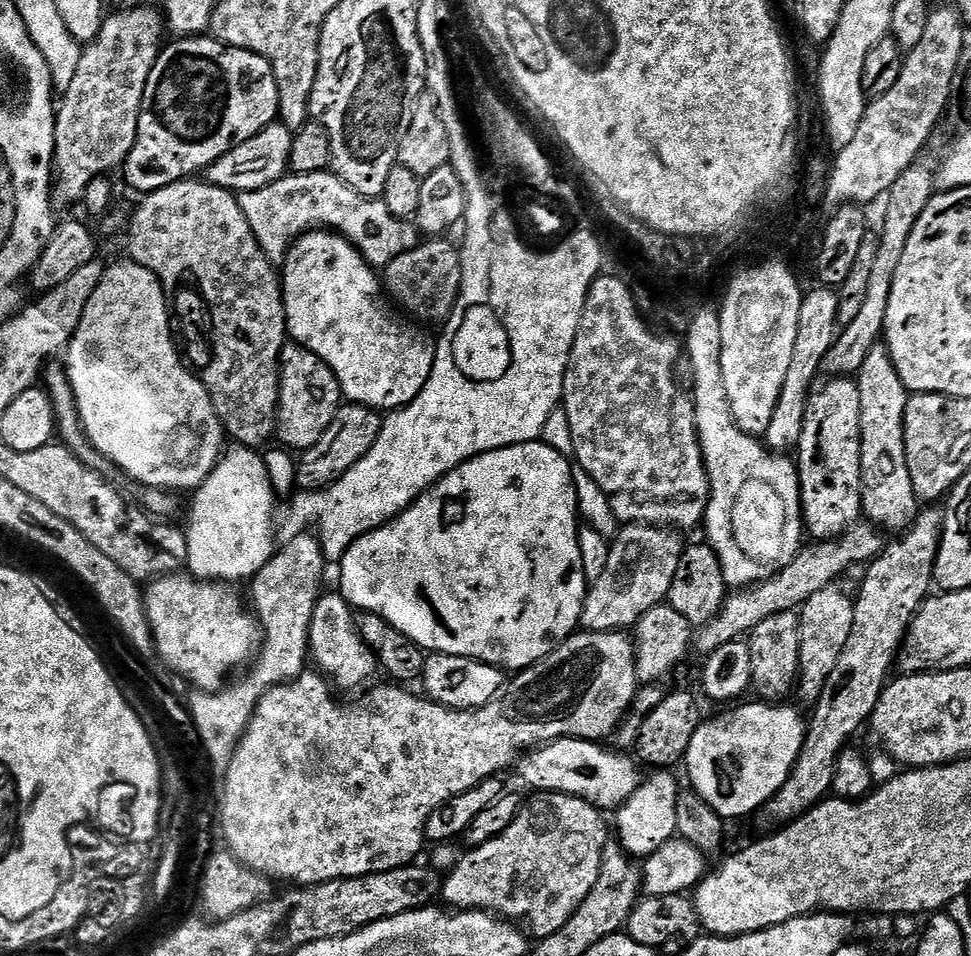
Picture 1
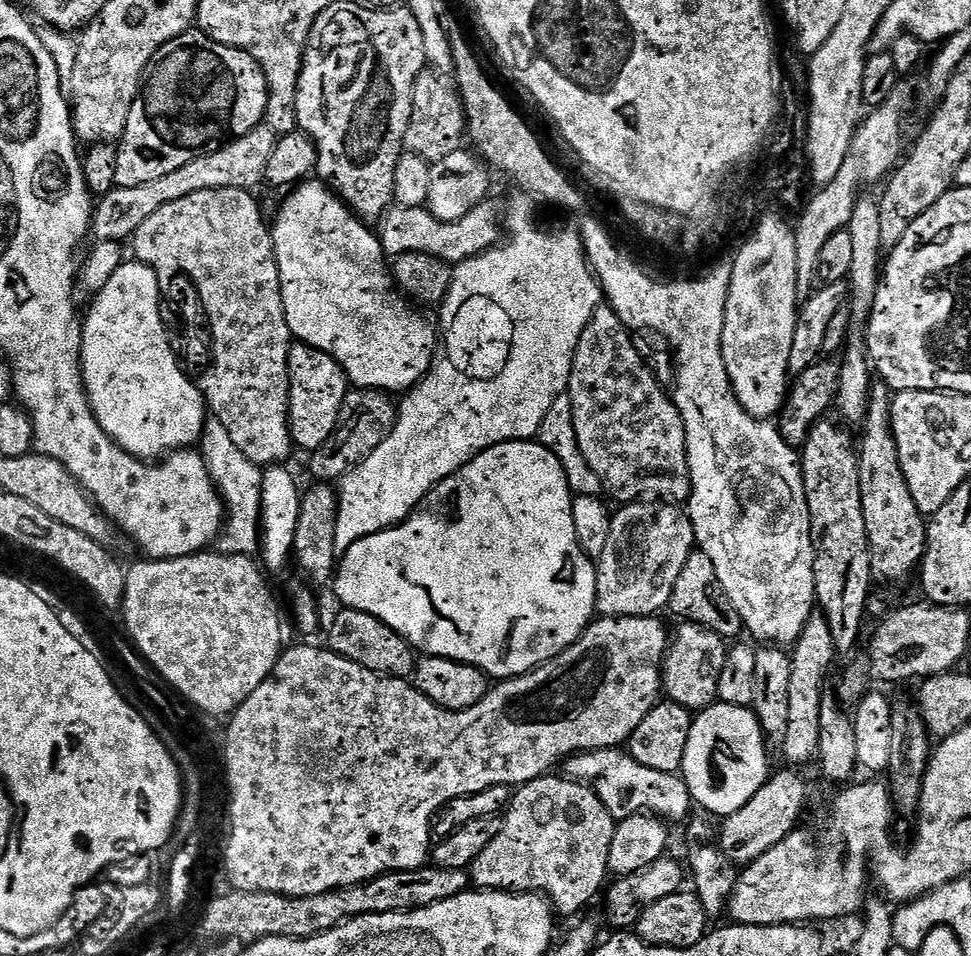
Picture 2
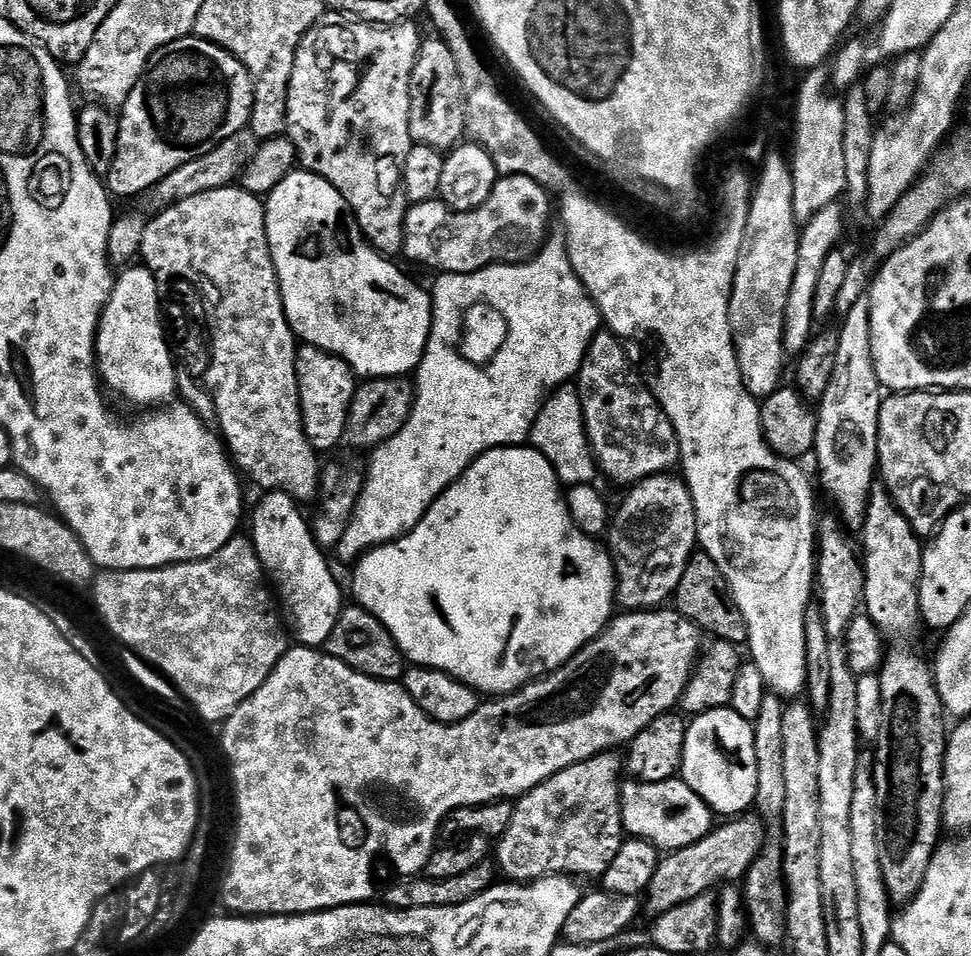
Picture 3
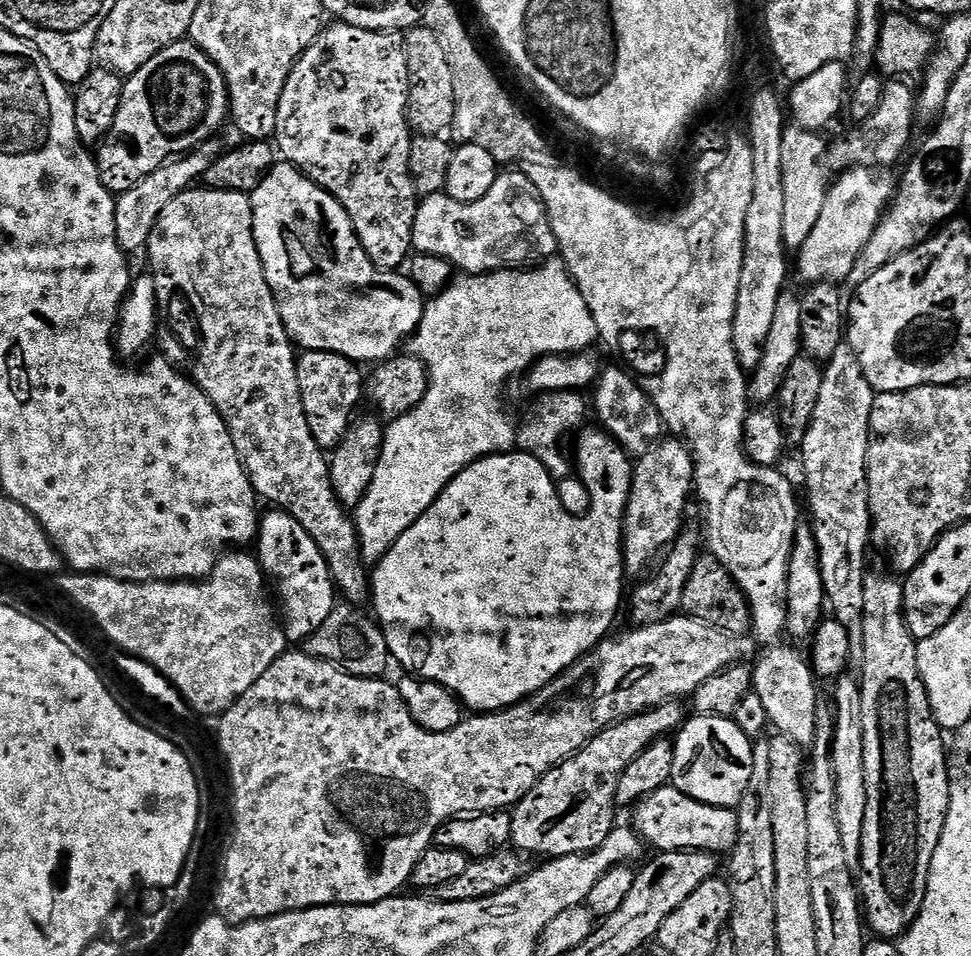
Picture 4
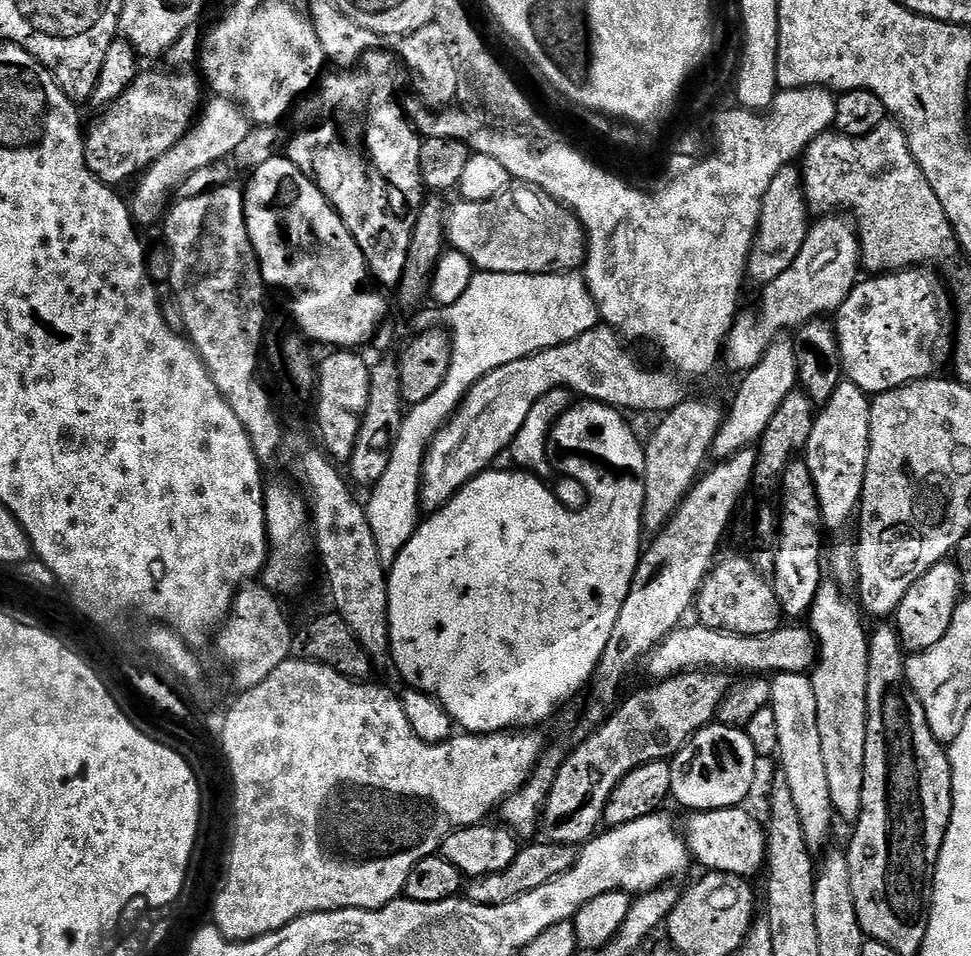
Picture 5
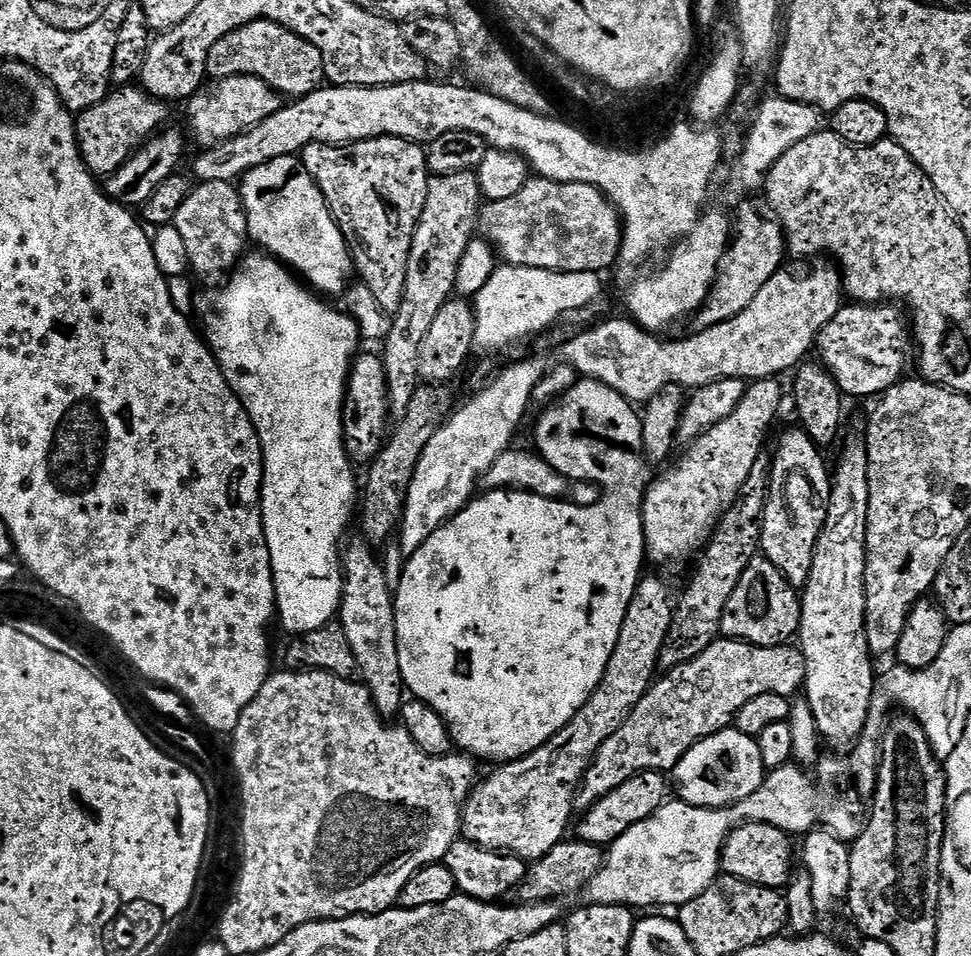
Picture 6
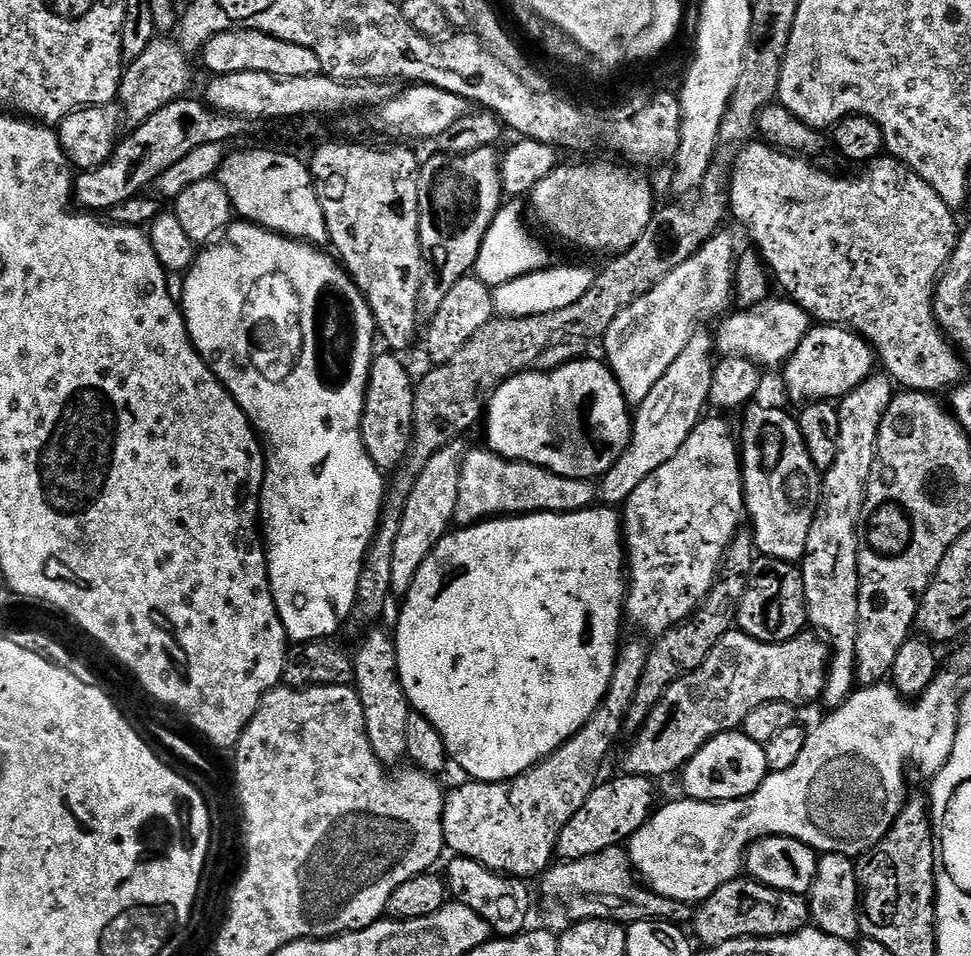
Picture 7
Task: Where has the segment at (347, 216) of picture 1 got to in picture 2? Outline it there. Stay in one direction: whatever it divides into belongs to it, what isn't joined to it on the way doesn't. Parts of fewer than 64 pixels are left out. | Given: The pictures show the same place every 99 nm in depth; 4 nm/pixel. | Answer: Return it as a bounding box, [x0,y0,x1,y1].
[379,202,502,266]

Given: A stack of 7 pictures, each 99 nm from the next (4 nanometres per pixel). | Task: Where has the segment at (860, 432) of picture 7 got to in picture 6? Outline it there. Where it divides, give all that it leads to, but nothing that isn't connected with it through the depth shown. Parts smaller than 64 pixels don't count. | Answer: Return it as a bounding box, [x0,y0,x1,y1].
[798,439,877,750]

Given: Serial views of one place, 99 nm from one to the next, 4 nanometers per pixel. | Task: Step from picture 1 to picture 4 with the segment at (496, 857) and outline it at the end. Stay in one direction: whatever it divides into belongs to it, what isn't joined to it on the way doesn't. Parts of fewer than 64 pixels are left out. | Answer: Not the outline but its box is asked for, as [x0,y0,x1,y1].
[512,700,685,858]

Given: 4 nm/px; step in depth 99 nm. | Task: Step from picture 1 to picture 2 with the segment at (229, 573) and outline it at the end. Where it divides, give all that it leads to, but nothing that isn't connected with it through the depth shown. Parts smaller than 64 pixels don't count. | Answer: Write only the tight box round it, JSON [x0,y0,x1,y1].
[198,418,264,556]

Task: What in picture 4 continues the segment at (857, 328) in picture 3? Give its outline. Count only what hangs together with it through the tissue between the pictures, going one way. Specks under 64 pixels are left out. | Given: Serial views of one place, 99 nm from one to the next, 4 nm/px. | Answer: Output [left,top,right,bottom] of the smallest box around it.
[800,342,875,654]

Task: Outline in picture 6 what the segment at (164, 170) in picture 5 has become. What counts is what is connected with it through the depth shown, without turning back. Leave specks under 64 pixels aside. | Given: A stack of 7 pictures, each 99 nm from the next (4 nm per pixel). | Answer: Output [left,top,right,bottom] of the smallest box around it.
[186,76,282,149]

